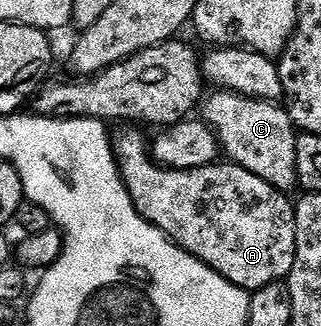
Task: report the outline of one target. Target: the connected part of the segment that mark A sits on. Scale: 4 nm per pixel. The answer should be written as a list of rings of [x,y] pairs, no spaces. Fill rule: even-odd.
[[[125,129],[115,139],[115,158],[121,173],[121,180],[129,190],[135,209],[151,225],[178,243],[187,253],[201,259],[219,277],[227,277],[231,285],[247,292],[258,291],[272,283],[288,280],[295,265],[297,242],[295,241],[294,204],[289,203],[290,196],[284,191],[276,191],[263,177],[255,177],[247,169],[232,161],[218,161],[209,167],[200,167],[190,171],[172,171],[153,161],[147,150],[147,139],[140,135],[140,130]]]

